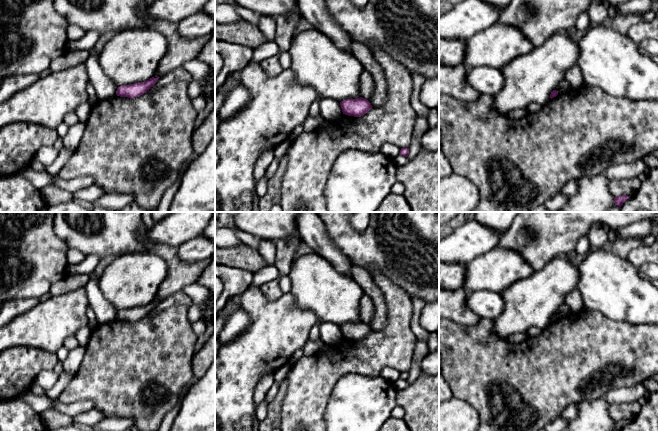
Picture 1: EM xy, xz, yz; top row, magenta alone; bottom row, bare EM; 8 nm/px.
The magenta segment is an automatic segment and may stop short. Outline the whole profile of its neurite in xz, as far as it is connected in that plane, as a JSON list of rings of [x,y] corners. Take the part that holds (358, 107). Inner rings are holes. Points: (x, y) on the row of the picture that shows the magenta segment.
[[[363,97],[341,101],[340,106],[343,114],[354,117],[363,116],[373,107],[371,103]]]

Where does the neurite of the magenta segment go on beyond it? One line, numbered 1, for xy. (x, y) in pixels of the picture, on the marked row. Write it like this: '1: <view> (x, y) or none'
1: none

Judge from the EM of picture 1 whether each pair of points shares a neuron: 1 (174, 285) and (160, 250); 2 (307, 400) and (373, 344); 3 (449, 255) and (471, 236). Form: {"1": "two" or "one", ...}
{"1": "one", "2": "one", "3": "one"}

